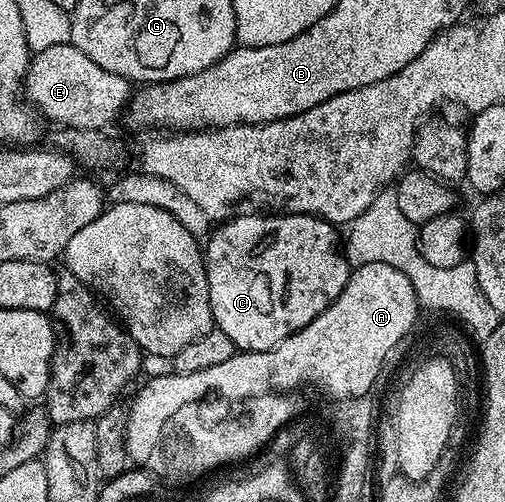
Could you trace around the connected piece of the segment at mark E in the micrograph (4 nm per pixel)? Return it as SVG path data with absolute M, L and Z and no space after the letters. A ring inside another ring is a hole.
M72 42L36 52L27 69L23 90L28 104L37 111L39 109L60 128L99 131L109 128L118 115L120 118L121 108L132 94L133 87L128 79L109 73L109 69L101 69L97 61L85 57L85 53Z

